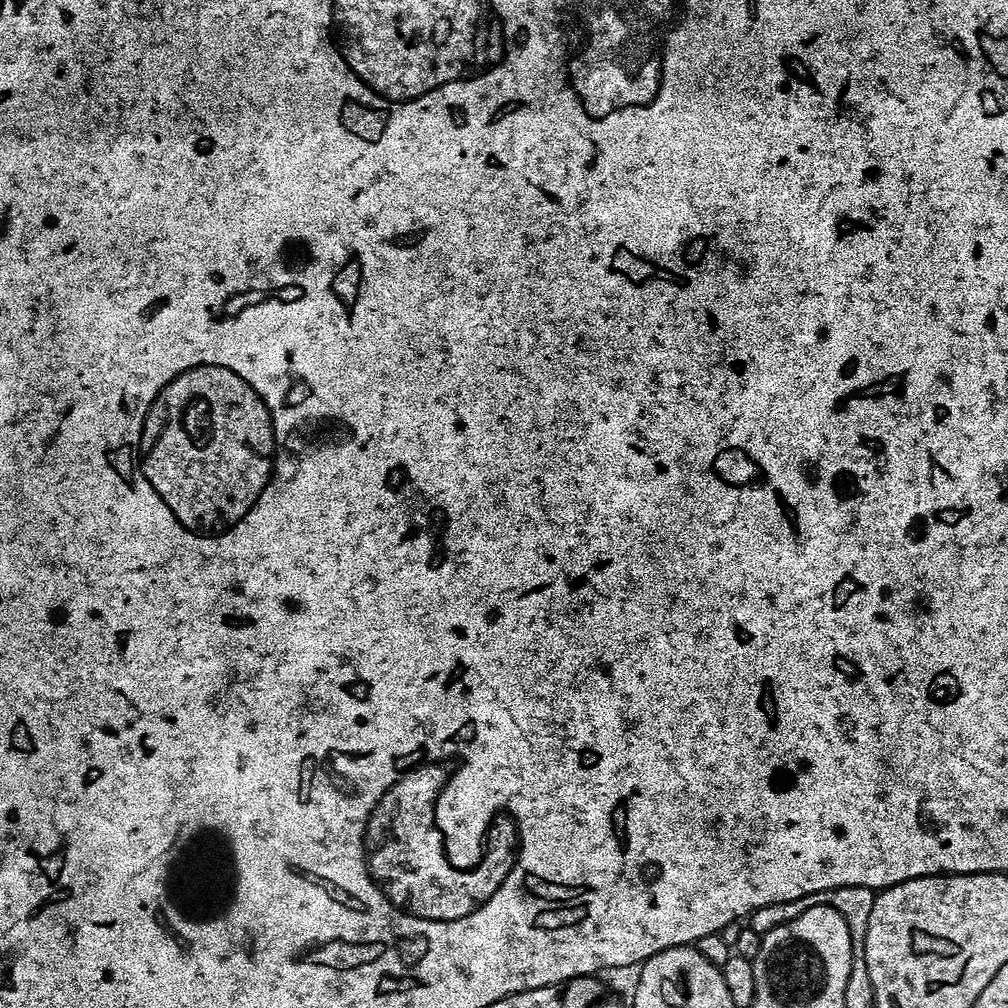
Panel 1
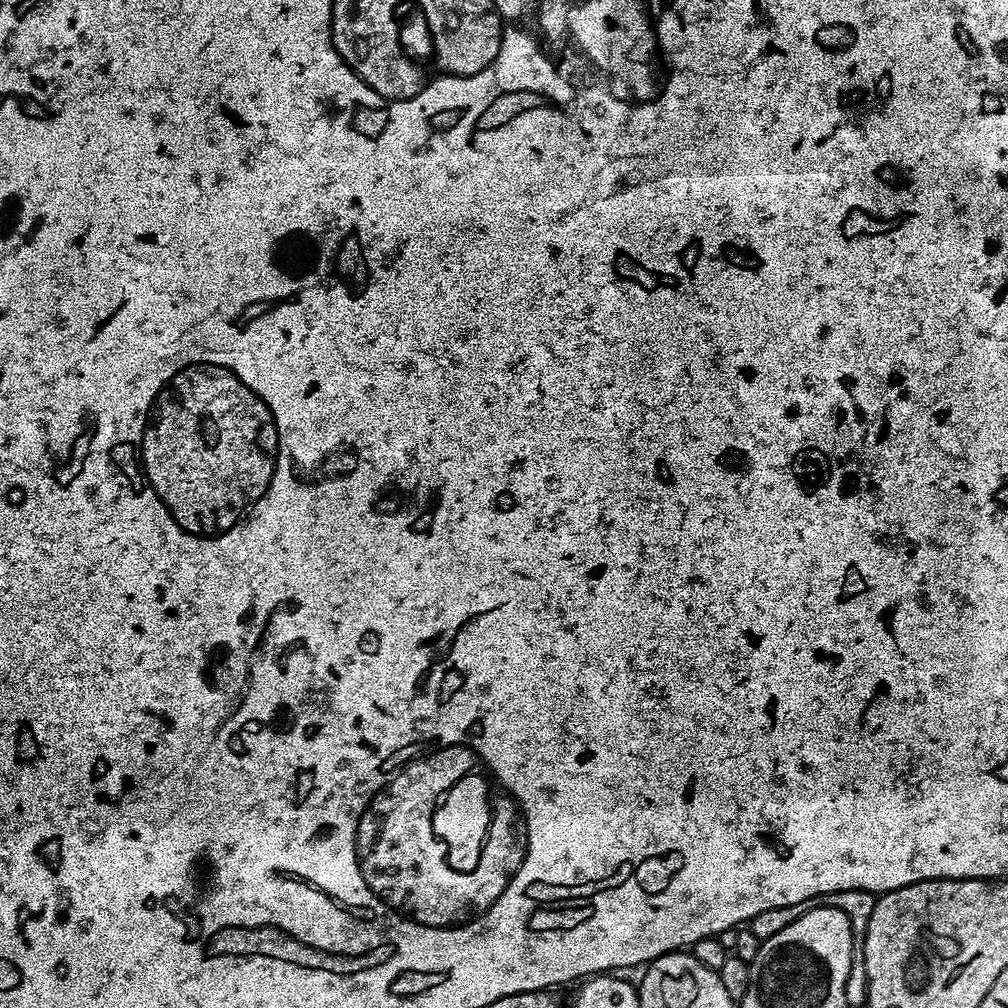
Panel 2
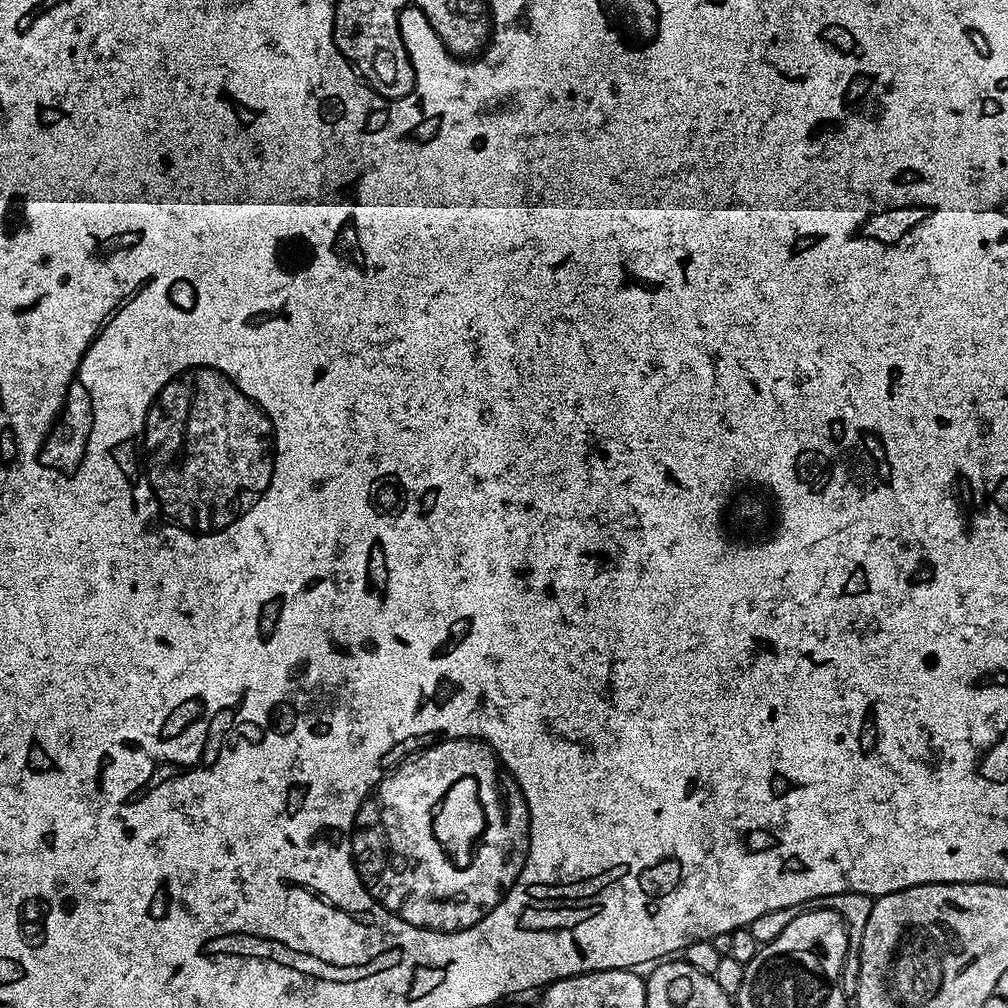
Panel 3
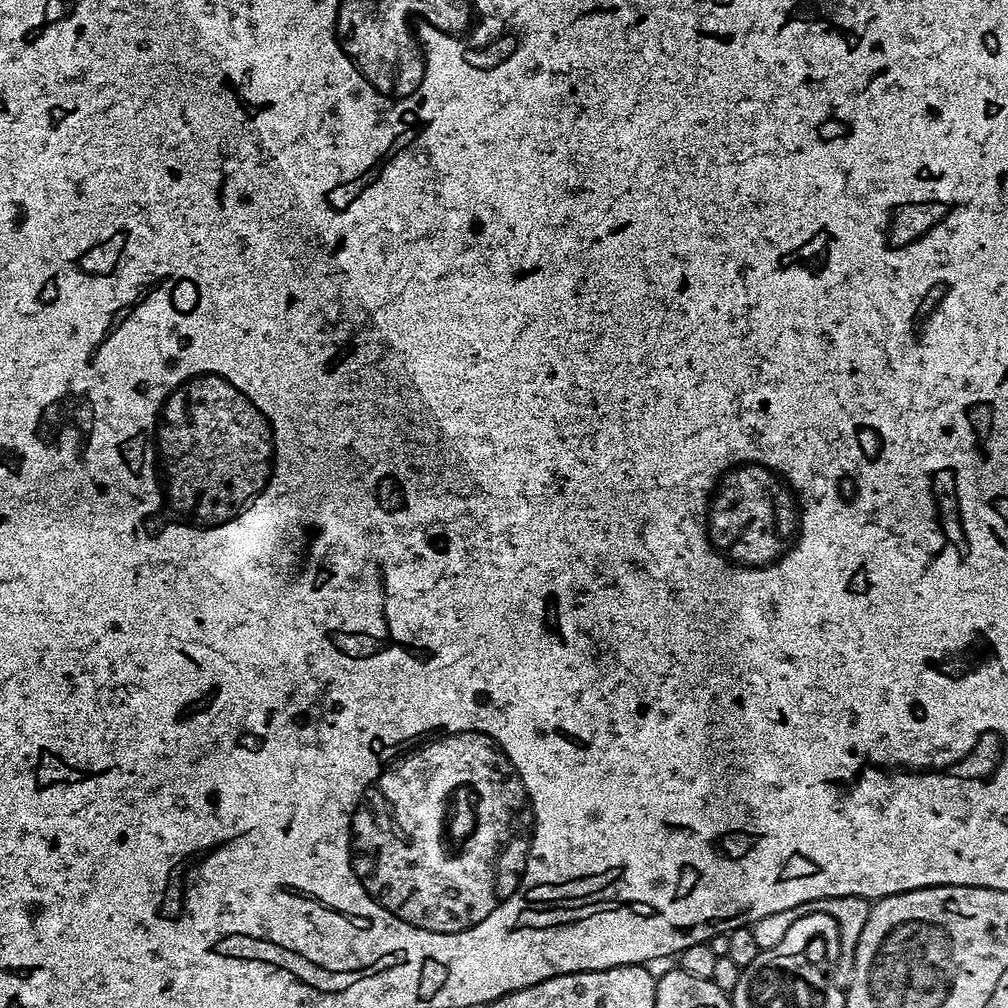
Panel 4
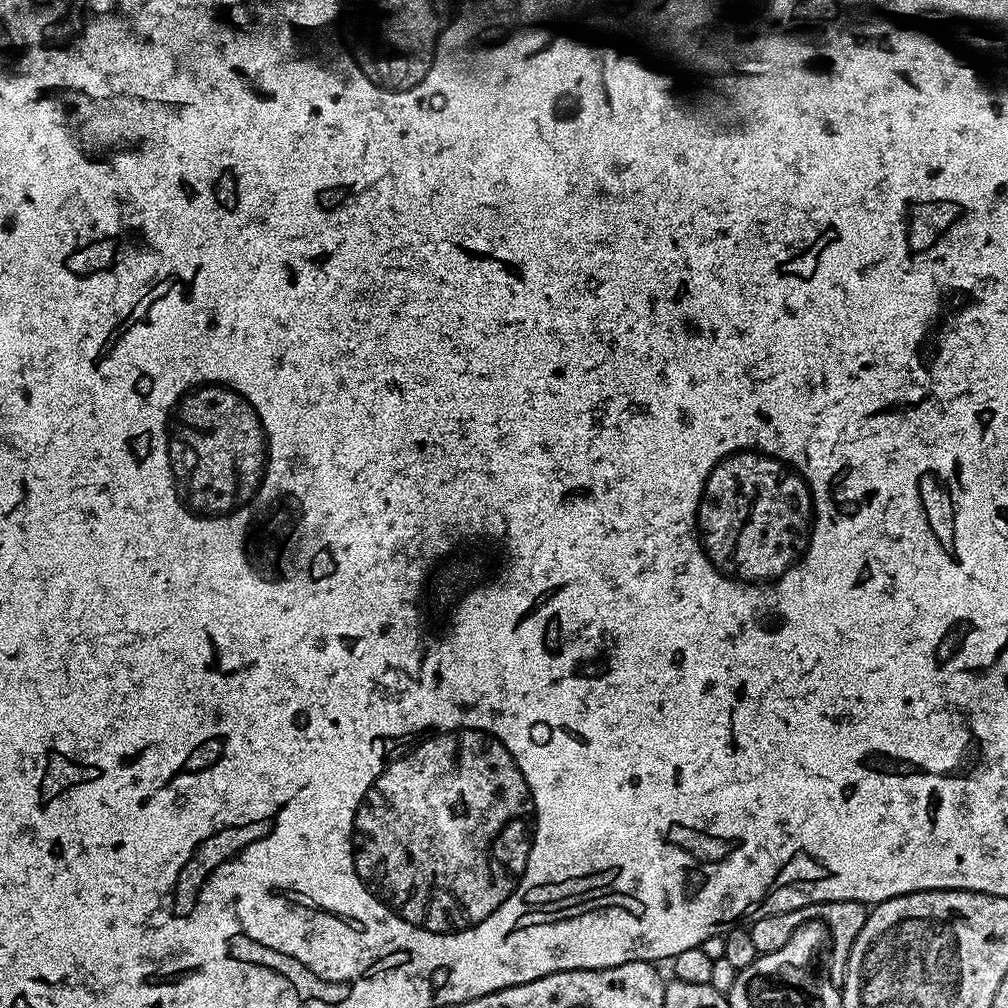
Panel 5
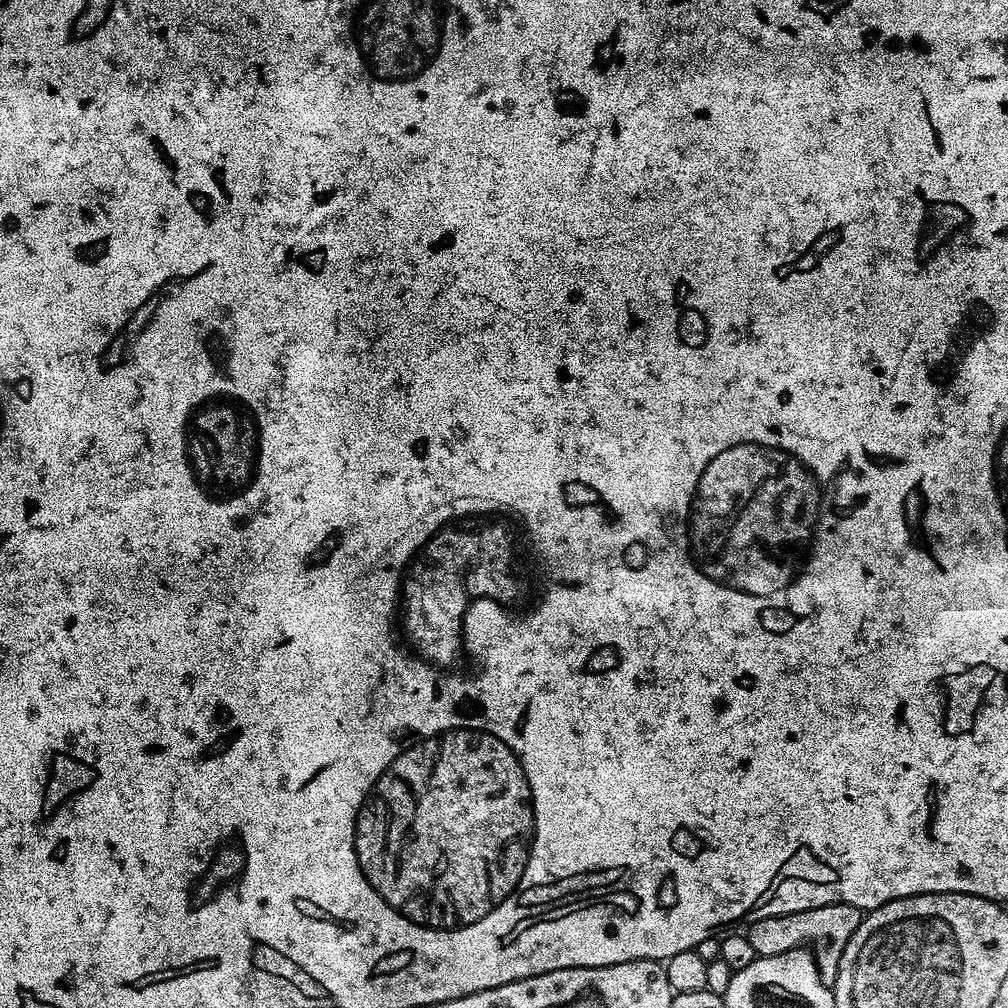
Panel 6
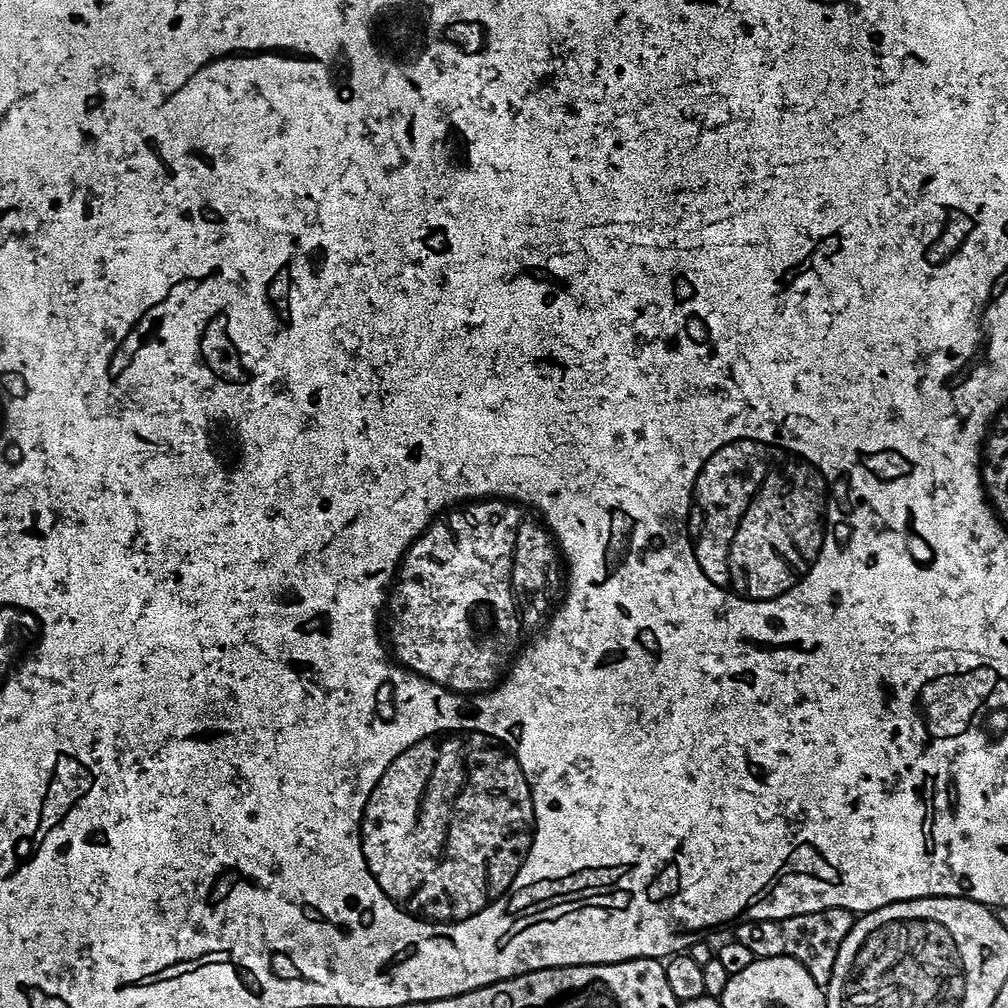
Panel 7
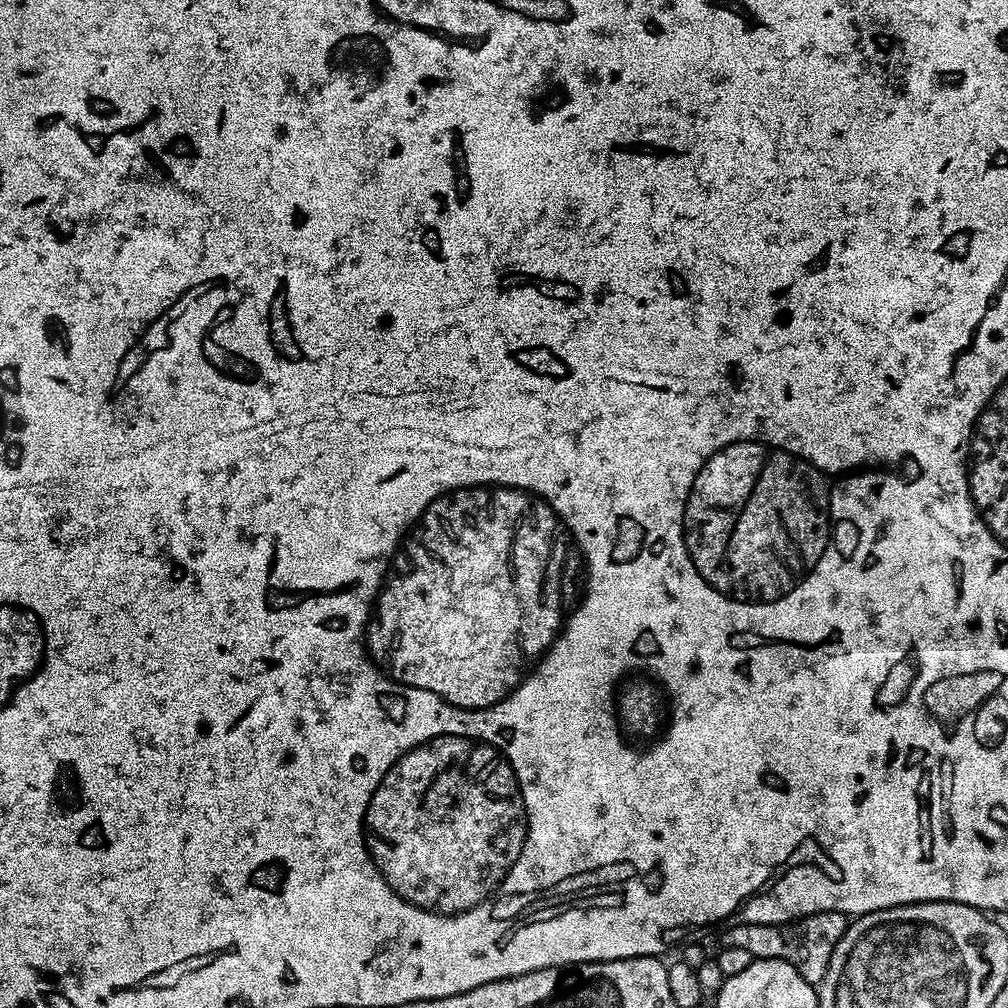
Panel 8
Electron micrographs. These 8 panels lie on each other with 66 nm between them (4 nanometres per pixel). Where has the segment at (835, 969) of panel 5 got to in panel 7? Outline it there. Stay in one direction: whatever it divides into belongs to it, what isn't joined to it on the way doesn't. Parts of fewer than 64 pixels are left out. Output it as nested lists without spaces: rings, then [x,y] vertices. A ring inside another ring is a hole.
[[[831,908],[810,914],[798,914],[781,920],[742,920],[735,925],[734,939],[742,942],[742,946],[747,946],[752,951],[753,957],[782,958],[789,956],[802,962],[802,966],[806,966],[806,970],[810,970],[810,978],[814,978],[814,982],[818,982],[820,988],[827,989],[830,974],[834,974],[834,958],[838,958],[838,946],[842,946],[846,934],[850,934],[853,923],[853,912],[841,908]]]

